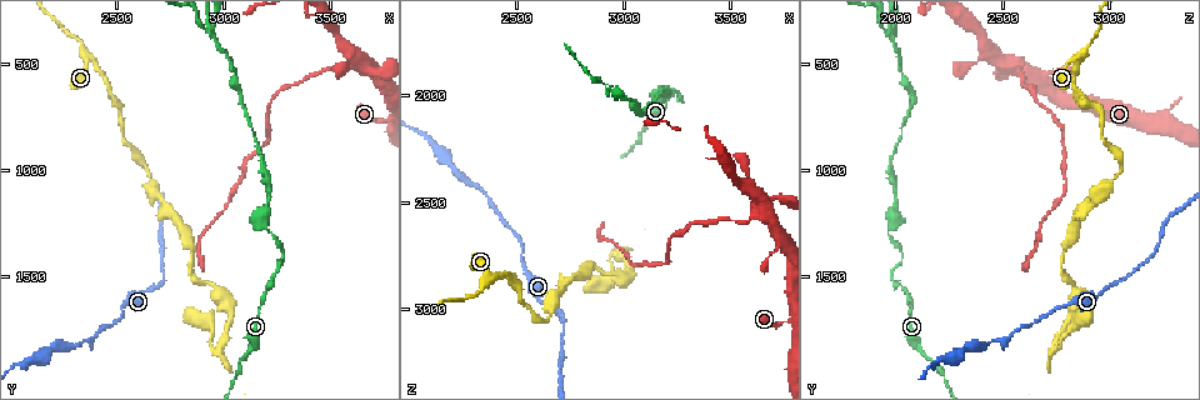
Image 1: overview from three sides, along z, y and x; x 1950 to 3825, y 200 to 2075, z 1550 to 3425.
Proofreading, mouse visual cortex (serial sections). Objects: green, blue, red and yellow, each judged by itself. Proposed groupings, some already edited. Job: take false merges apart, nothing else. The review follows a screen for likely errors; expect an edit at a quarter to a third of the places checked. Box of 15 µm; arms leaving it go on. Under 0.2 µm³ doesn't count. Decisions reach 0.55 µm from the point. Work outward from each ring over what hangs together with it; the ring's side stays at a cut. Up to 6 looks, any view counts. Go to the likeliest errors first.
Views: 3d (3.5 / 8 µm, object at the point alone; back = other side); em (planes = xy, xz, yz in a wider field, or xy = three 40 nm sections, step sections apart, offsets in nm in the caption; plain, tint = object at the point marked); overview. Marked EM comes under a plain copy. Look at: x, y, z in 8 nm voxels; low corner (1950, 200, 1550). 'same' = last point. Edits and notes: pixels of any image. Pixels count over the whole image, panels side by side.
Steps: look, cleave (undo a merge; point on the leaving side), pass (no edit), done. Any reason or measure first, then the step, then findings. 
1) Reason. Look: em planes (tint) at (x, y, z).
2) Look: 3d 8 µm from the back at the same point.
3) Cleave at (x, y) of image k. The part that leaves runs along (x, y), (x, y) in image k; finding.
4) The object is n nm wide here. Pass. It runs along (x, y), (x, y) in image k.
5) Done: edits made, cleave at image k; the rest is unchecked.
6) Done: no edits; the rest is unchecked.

Thin neck. Look: 3d 8 µm at (3520, 530, 2580).

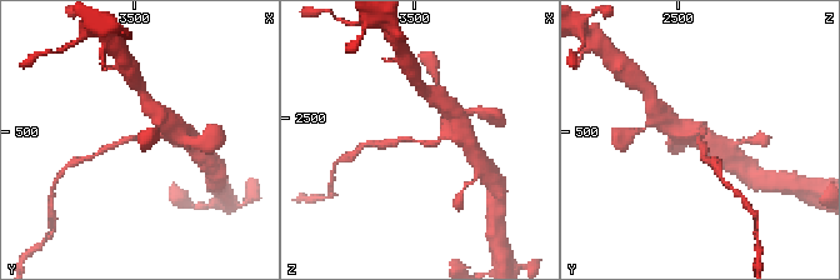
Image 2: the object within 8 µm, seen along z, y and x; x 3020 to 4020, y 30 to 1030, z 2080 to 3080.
The arms are 150, 200 nm wide; shape alone is not enough. Look: em planes (tint) at (3520, 520, 2580).

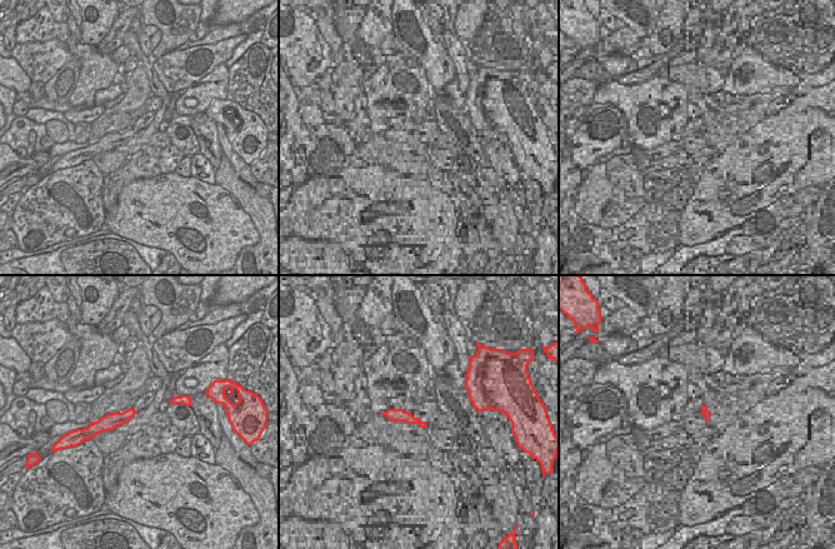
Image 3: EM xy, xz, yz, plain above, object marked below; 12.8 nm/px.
Cleave at (393, 143) of image 2. The part that leaves runs along (414, 140), (400, 139), (365, 144) in image 2; a second cell is stuck on.

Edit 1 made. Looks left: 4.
Narrows sharply. Look: 3d 8 µm at (2340, 1790, 2460).

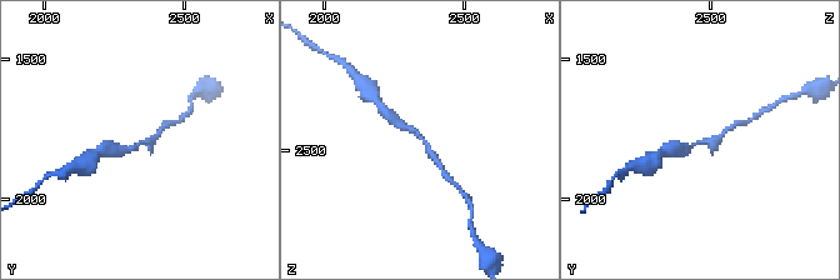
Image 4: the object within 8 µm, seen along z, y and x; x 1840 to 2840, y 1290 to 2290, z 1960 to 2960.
Closer look. Look: 3d 3.5 µm at (2360, 1790, 2450).

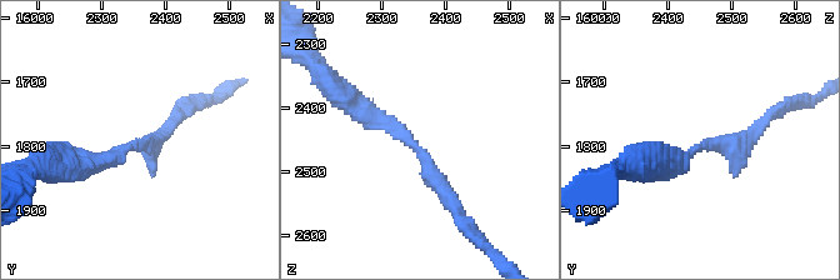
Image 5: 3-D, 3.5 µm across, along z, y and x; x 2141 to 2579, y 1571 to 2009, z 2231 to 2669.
Pass. It runs along (455, 209), (420, 150), (351, 103) in image 5; one cell here.

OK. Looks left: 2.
Abrupt turn. Look: 3d 8 µm at (3270, 1380, 2020).

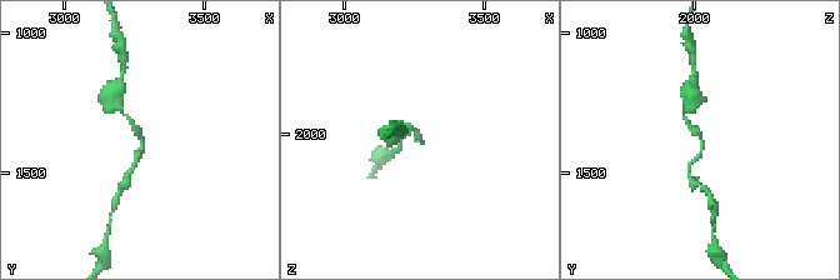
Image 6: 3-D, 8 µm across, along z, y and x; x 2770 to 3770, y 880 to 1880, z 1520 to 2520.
The arms are 150, 150 nm wide; now the EM. Look: em planes (tint) at (3280, 1380, 2030).

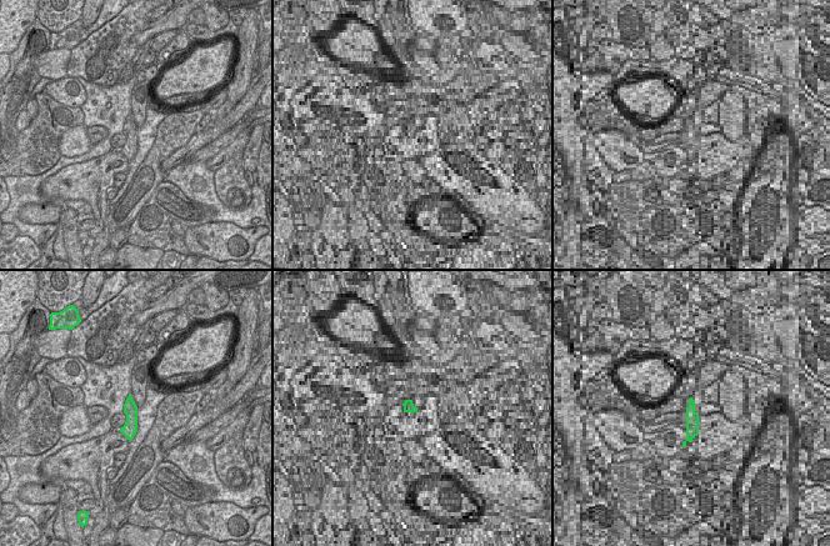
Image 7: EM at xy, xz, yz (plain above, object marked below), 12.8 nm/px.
Pass. It runs along (130, 171), (143, 141), (125, 114) in image 6; continuous, no second cell.

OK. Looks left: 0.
Done: edits made, cleave at image 2; the rest is unchecked.

